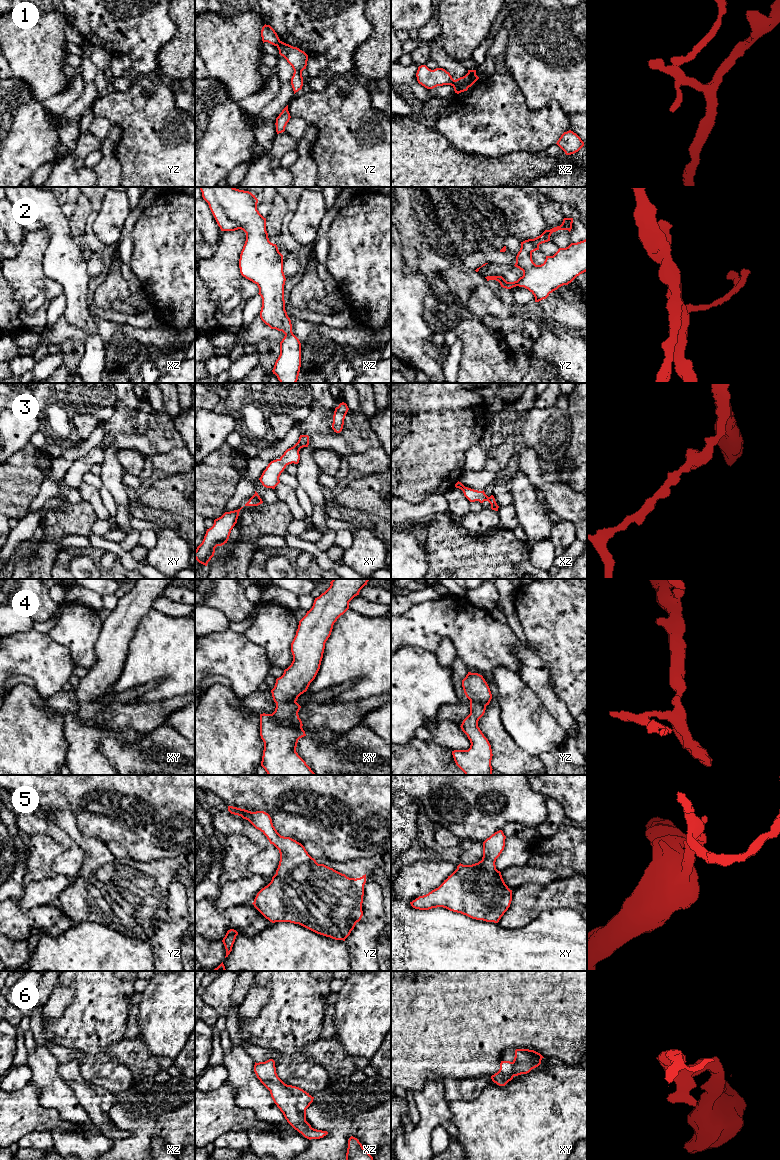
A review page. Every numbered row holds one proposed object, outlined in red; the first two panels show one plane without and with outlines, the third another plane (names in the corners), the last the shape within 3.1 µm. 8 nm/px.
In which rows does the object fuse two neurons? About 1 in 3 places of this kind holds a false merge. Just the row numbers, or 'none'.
1

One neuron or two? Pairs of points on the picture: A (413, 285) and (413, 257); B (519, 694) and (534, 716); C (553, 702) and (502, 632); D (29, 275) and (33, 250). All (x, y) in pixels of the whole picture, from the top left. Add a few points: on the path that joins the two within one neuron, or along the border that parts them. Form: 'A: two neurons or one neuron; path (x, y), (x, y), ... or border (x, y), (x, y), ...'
A: two neurons; border (402, 252), (405, 270), (407, 272), (421, 272)
B: one neuron; path (519, 699), (529, 711)
C: two neurons; border (519, 641), (515, 648), (519, 664), (517, 672)
D: one neuron; path (29, 269), (30, 256)

